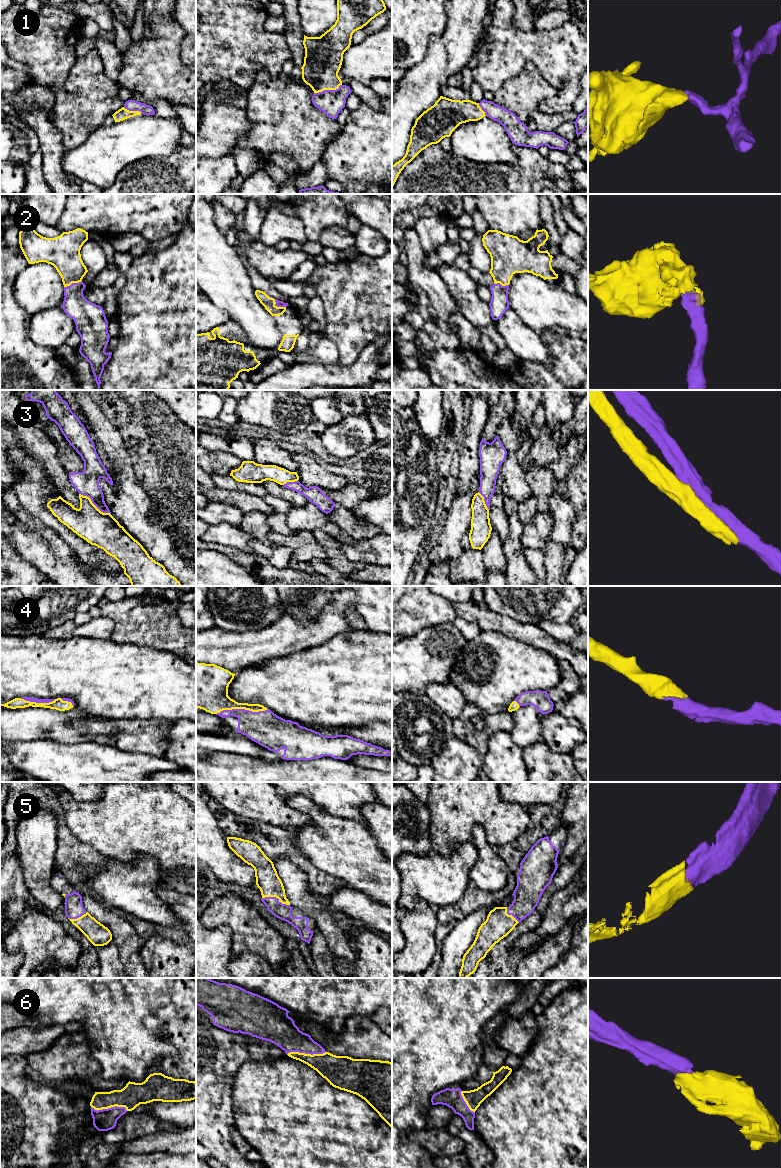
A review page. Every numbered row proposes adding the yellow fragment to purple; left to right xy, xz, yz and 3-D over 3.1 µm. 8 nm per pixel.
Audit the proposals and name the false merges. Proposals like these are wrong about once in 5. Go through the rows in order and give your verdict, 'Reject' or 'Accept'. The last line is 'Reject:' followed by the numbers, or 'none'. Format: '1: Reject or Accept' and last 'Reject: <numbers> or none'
1: Accept
2: Accept
3: Reject
4: Accept
5: Accept
6: Accept
Reject: 3

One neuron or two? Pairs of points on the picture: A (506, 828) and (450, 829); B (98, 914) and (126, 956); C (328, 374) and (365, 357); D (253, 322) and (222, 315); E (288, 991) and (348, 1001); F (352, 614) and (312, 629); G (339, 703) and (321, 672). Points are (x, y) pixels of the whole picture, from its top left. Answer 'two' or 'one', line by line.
A: one
B: one
C: one
D: two
E: one
F: two
G: one

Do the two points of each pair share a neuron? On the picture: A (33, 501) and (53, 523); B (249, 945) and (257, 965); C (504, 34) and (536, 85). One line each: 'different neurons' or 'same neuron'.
A: same neuron
B: different neurons
C: different neurons

